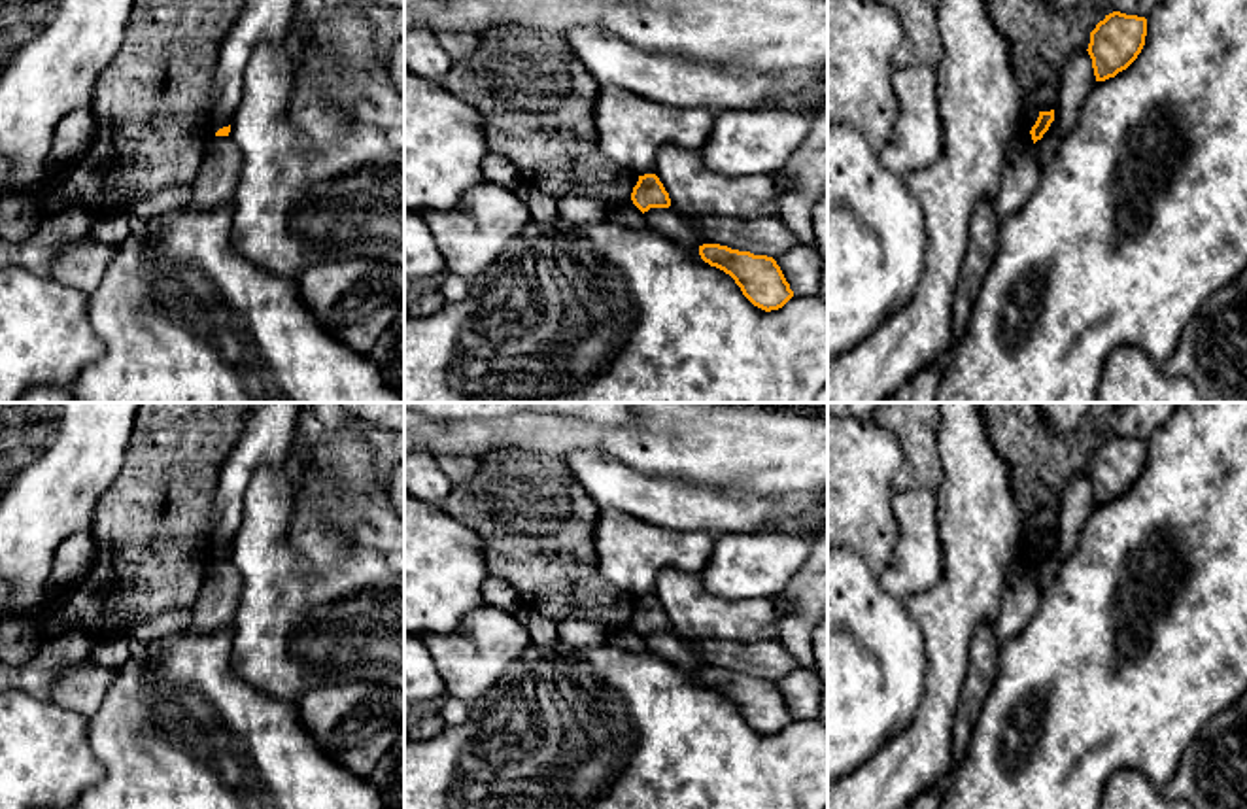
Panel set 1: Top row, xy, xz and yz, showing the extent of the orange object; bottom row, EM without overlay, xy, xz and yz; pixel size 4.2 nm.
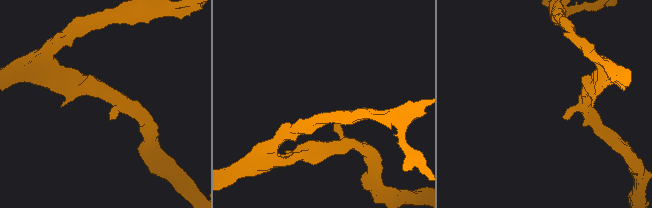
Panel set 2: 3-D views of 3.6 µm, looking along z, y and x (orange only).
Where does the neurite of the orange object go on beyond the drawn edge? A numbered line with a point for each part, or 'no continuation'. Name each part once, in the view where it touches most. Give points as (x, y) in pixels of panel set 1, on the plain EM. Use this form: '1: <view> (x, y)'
no continuation

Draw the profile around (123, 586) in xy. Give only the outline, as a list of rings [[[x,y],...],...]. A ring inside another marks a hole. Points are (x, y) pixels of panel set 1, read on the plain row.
[[[140,403],[123,469],[96,503],[91,533],[94,556],[85,575],[62,588],[57,609],[64,631],[83,629],[100,641],[128,639],[130,631],[176,609],[195,605],[214,556],[204,539],[217,474],[236,446],[249,403]]]

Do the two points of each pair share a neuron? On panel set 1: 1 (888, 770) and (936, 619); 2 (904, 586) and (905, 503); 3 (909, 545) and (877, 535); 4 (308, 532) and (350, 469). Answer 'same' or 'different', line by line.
1: same
2: same
3: different
4: same

